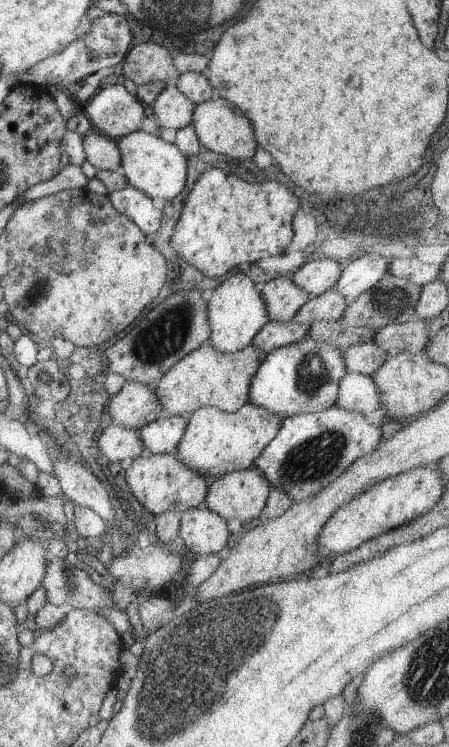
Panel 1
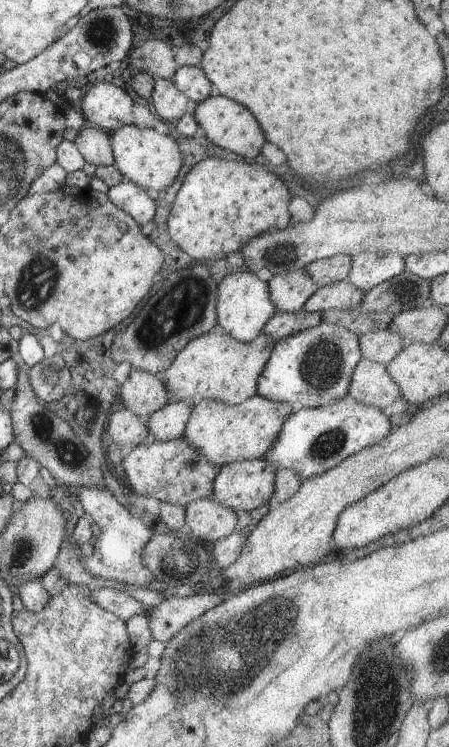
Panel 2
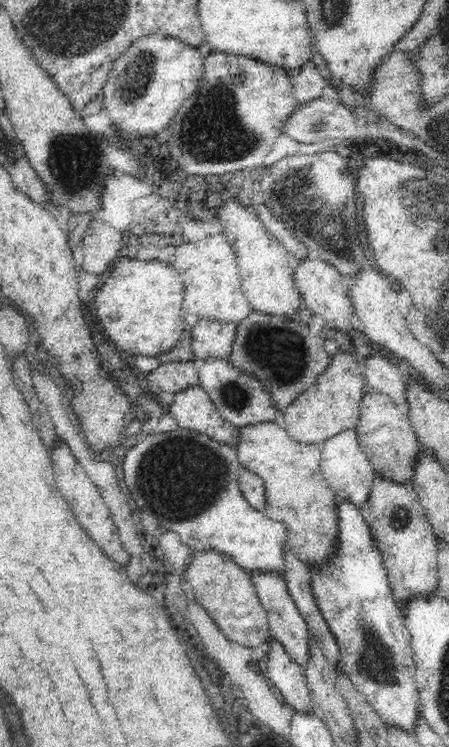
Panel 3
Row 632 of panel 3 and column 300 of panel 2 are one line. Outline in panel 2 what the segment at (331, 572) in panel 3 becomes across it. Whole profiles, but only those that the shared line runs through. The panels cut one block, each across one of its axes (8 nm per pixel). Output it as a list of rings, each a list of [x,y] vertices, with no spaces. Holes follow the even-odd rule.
[[[322,321],[308,330],[276,341],[258,378],[257,395],[288,403],[294,413],[301,408],[315,409],[331,405],[348,394],[353,370],[362,358],[356,333],[338,324]]]

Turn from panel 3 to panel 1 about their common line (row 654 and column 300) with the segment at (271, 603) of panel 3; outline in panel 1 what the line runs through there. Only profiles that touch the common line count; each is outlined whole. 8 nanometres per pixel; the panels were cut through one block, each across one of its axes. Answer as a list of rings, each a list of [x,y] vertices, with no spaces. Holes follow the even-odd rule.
[[[281,276],[265,284],[261,291],[270,321],[288,322],[310,298],[290,276]]]

